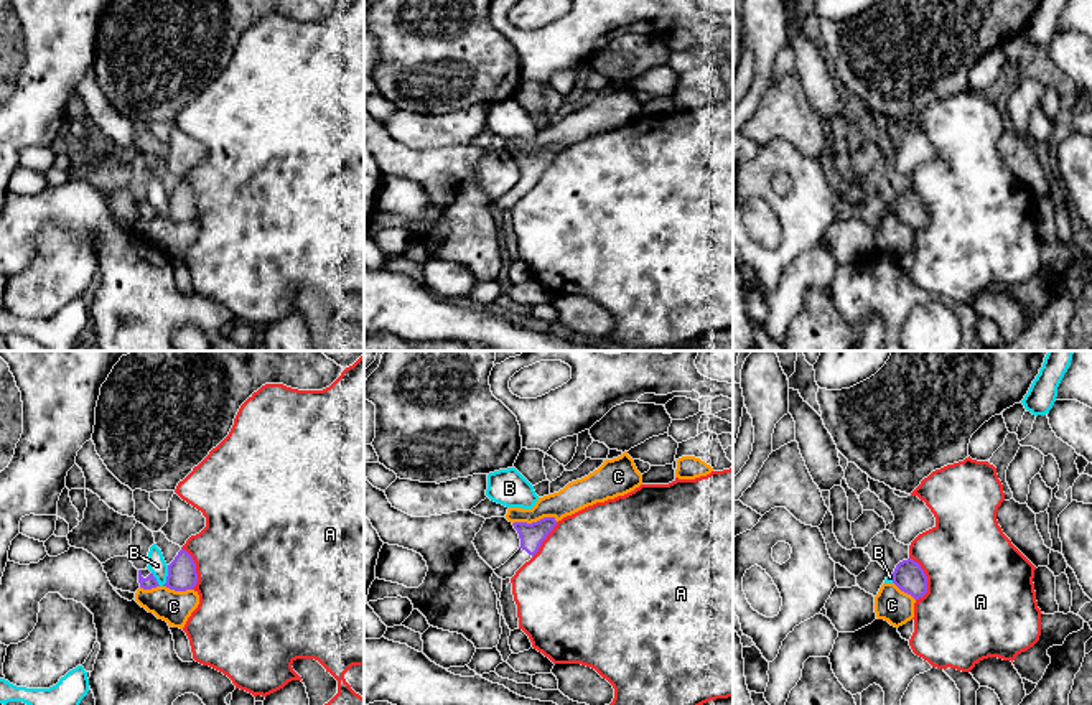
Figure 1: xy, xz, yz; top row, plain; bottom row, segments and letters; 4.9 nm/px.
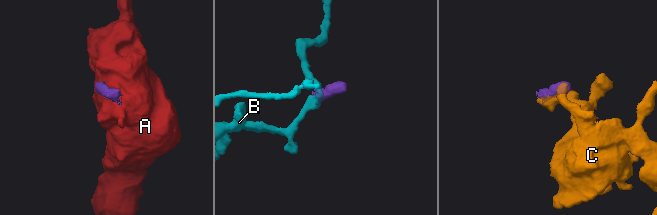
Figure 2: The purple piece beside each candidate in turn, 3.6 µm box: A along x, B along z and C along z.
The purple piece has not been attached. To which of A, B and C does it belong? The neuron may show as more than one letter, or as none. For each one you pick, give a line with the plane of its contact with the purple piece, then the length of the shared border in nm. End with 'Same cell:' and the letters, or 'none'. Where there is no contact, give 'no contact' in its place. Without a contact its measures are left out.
Same cell: none

